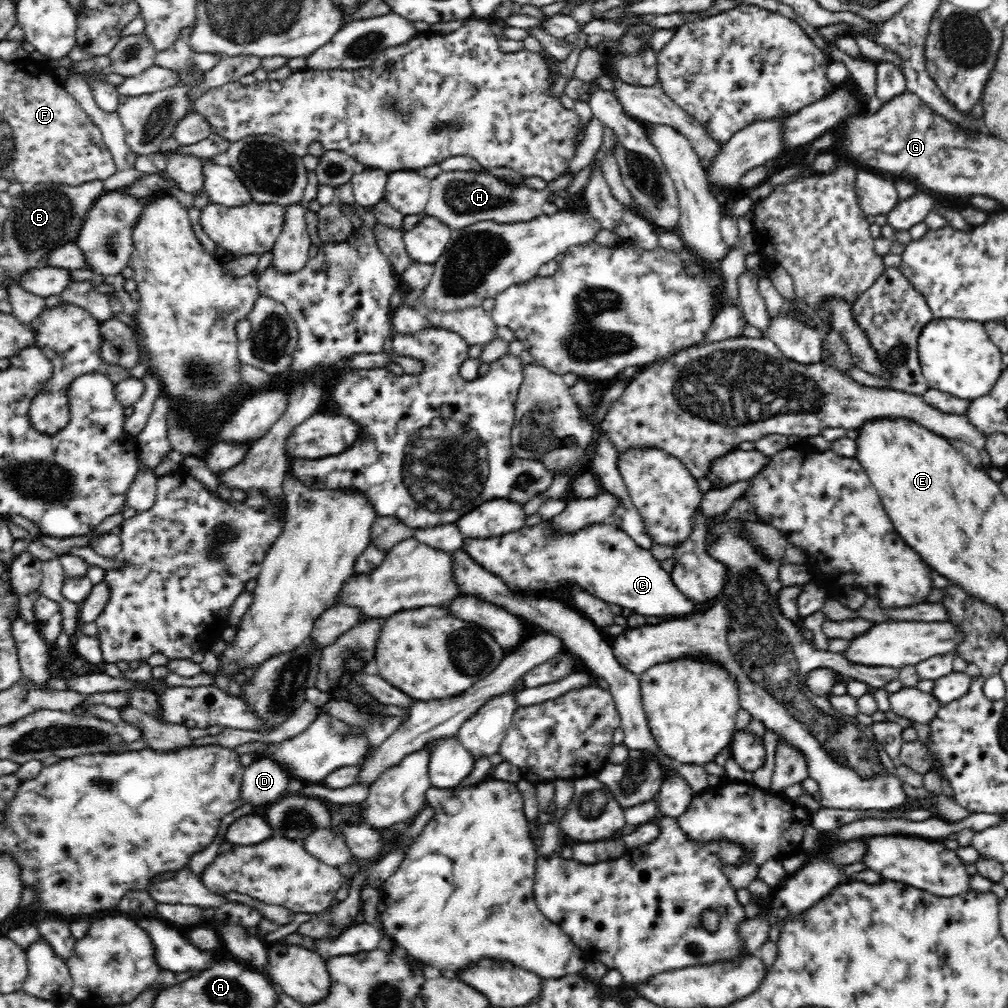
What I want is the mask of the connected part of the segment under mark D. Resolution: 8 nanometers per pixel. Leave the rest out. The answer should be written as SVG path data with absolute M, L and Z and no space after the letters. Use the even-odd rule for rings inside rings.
M268 753L261 755L244 769L242 801L255 806L259 812L284 796L292 779L289 771Z

